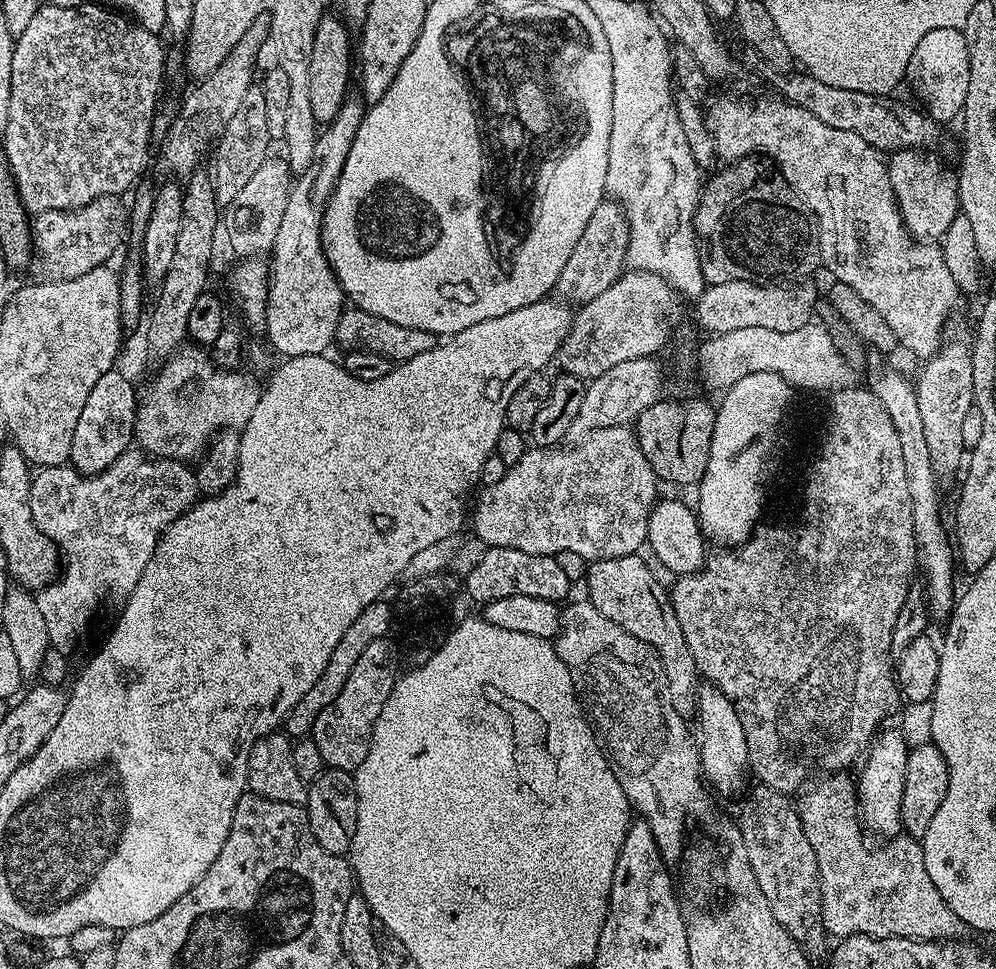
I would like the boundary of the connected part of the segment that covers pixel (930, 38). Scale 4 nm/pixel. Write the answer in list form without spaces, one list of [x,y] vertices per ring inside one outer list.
[[[952,27],[930,30],[915,46],[905,79],[922,100],[921,105],[933,121],[943,124],[955,117],[957,119],[964,111],[970,86],[969,50],[963,31]]]

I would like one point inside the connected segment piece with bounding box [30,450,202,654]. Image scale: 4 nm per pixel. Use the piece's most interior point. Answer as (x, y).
(107, 526)

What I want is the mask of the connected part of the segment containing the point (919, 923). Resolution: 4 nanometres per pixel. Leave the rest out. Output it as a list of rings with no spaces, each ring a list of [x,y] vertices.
[[[848,774],[825,775],[798,800],[800,821],[806,830],[806,838],[810,838],[810,846],[814,846],[814,858],[818,858],[818,878],[822,894],[820,921],[824,923],[825,933],[829,937],[836,936],[835,938],[897,936],[907,940],[950,940],[963,937],[966,925],[956,917],[954,910],[950,910],[950,906],[946,906],[946,902],[942,902],[938,886],[930,882],[923,843],[917,837],[897,834],[880,842],[877,848],[871,848],[864,841],[866,832],[860,819],[860,806],[853,777],[844,775]]]

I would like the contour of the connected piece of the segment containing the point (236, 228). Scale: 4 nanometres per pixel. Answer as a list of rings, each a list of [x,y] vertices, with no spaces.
[[[269,156],[258,166],[257,173],[246,182],[234,202],[227,205],[222,216],[222,228],[223,231],[225,228],[228,242],[237,257],[256,258],[271,251],[293,183],[294,177],[287,159]]]

